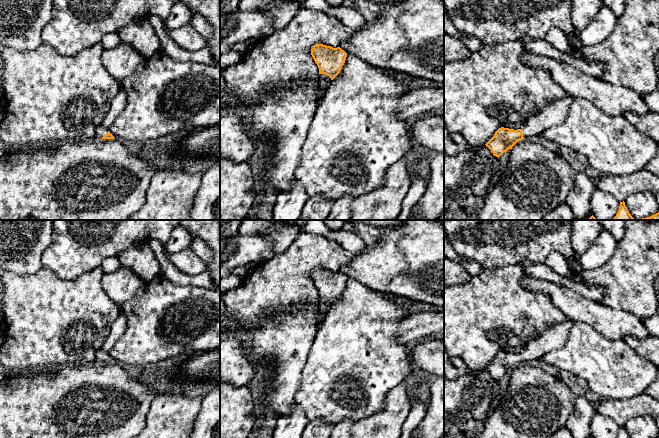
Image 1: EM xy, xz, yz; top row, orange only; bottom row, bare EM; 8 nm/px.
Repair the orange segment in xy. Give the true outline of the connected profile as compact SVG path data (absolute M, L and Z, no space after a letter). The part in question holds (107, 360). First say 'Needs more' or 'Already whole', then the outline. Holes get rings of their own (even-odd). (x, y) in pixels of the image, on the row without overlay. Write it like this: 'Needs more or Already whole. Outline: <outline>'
Needs more. Outline: M101 349L97 350L95 355L95 361L100 363L113 363L114 360L110 357L110 355L106 352L104 352Z

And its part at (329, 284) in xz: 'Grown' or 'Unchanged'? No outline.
Grown

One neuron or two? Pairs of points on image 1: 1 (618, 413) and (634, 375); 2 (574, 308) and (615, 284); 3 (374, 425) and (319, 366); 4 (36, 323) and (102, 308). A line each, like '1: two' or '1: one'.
1: two
2: two
3: two
4: one

